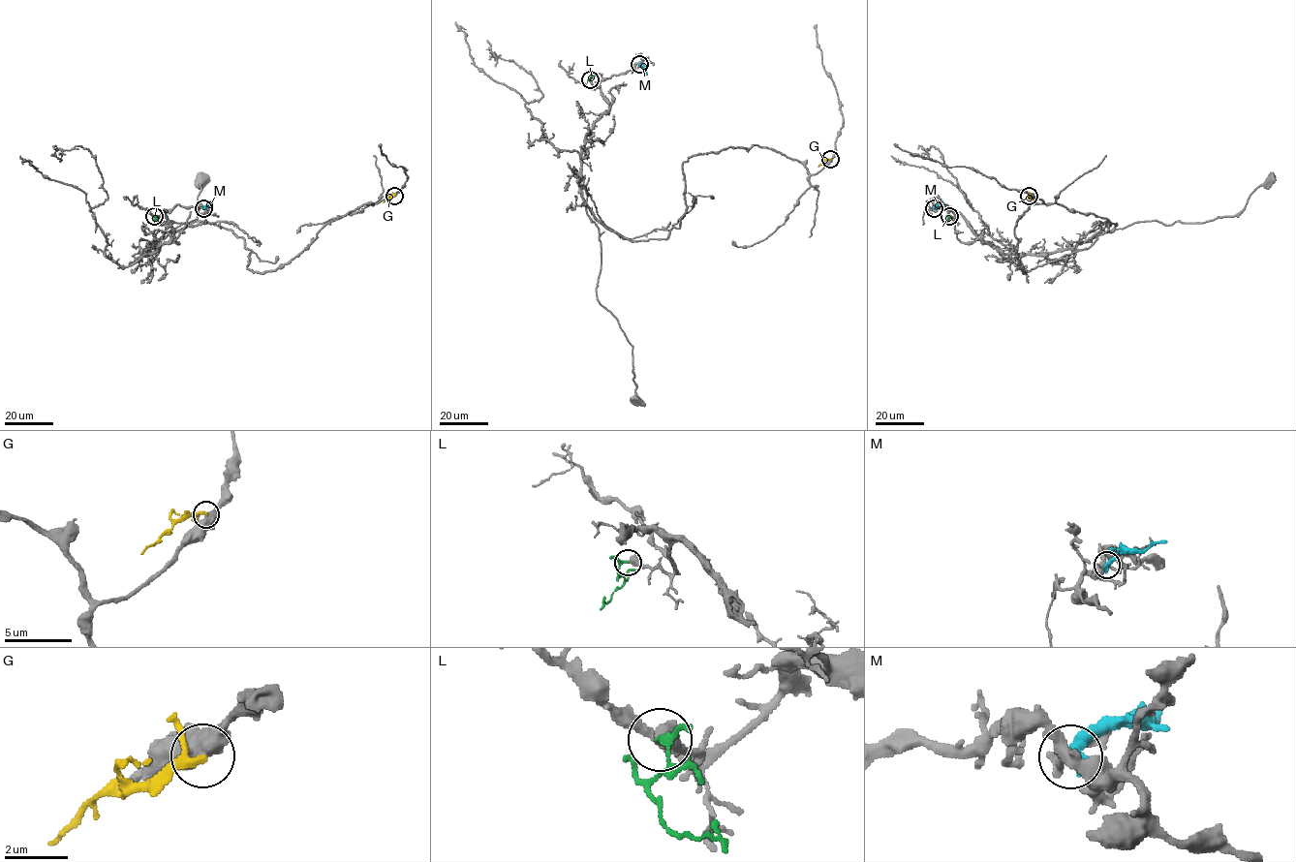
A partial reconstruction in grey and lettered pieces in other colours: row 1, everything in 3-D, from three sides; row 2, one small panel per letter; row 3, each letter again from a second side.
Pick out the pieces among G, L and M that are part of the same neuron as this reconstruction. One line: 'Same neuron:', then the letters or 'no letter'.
Same neuron: L

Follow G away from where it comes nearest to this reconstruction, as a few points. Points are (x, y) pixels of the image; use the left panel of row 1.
G: (394, 196), (383, 201)

